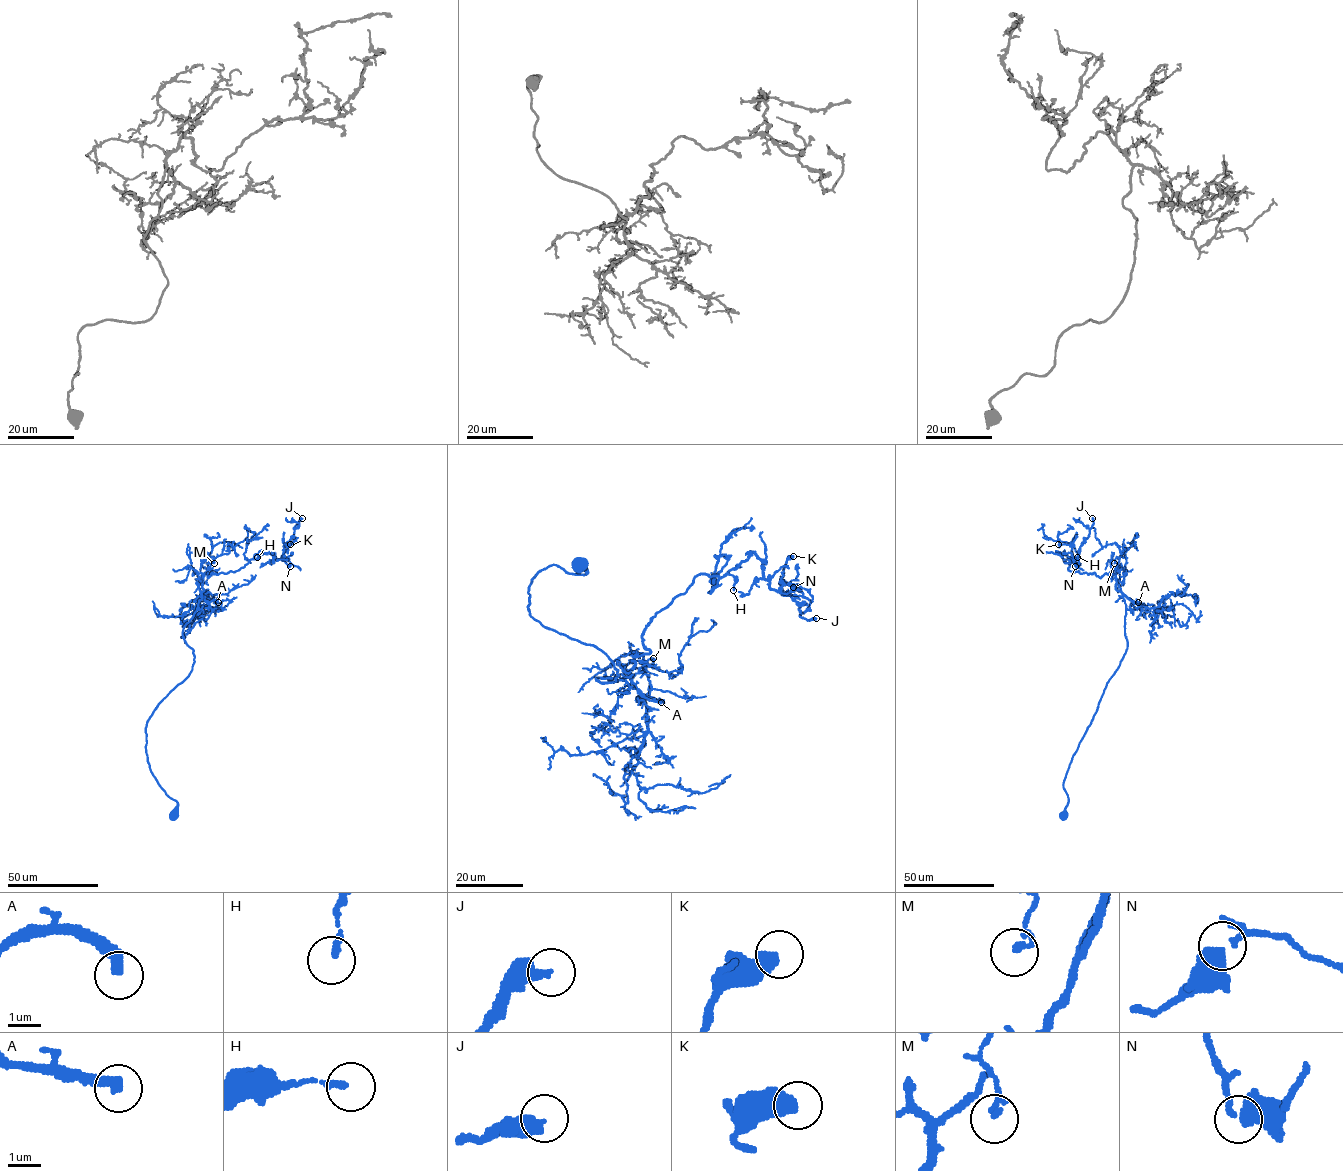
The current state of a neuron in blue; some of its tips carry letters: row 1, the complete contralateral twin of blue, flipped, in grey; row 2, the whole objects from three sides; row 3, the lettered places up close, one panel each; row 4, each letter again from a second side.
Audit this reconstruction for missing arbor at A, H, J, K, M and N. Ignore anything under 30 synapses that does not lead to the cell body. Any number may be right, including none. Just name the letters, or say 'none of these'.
A

